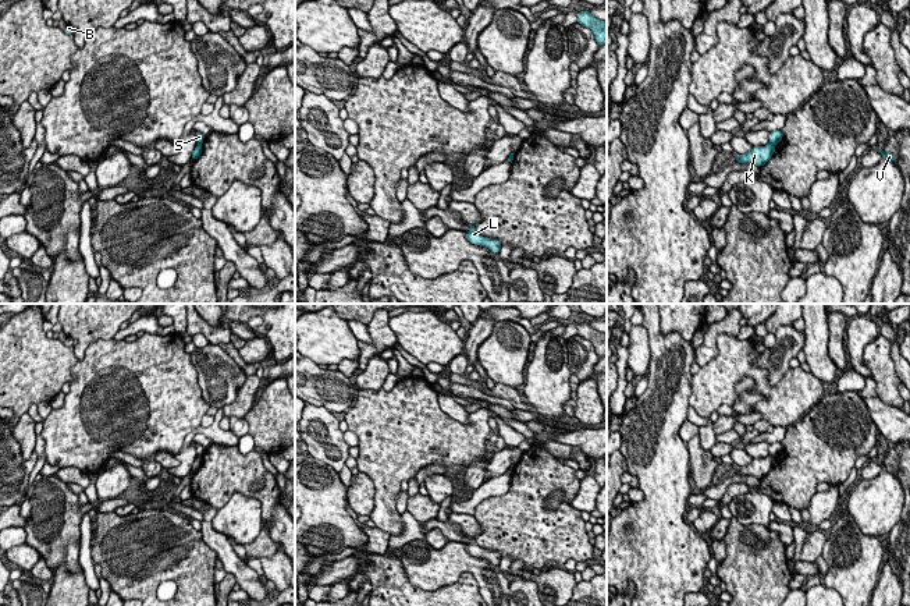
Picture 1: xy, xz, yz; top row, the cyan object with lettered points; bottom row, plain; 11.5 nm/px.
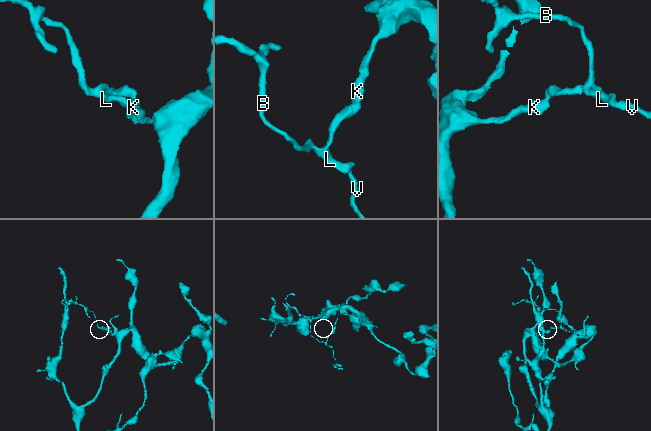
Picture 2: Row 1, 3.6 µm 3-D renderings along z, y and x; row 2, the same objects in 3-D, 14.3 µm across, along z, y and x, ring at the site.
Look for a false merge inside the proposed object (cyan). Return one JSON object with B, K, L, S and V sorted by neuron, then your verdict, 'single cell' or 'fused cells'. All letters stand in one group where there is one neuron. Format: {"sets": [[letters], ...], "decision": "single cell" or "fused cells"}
{"sets": [["B", "L", "S", "V"], ["K"]], "decision": "fused cells"}

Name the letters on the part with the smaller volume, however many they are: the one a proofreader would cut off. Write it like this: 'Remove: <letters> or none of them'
Remove: B, L, S, V

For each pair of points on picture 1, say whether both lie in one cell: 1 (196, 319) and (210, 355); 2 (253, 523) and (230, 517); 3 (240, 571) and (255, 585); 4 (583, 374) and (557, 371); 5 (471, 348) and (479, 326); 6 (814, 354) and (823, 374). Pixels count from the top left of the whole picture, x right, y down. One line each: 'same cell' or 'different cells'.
1: different cells
2: same cell
3: same cell
4: different cells
5: same cell
6: same cell

